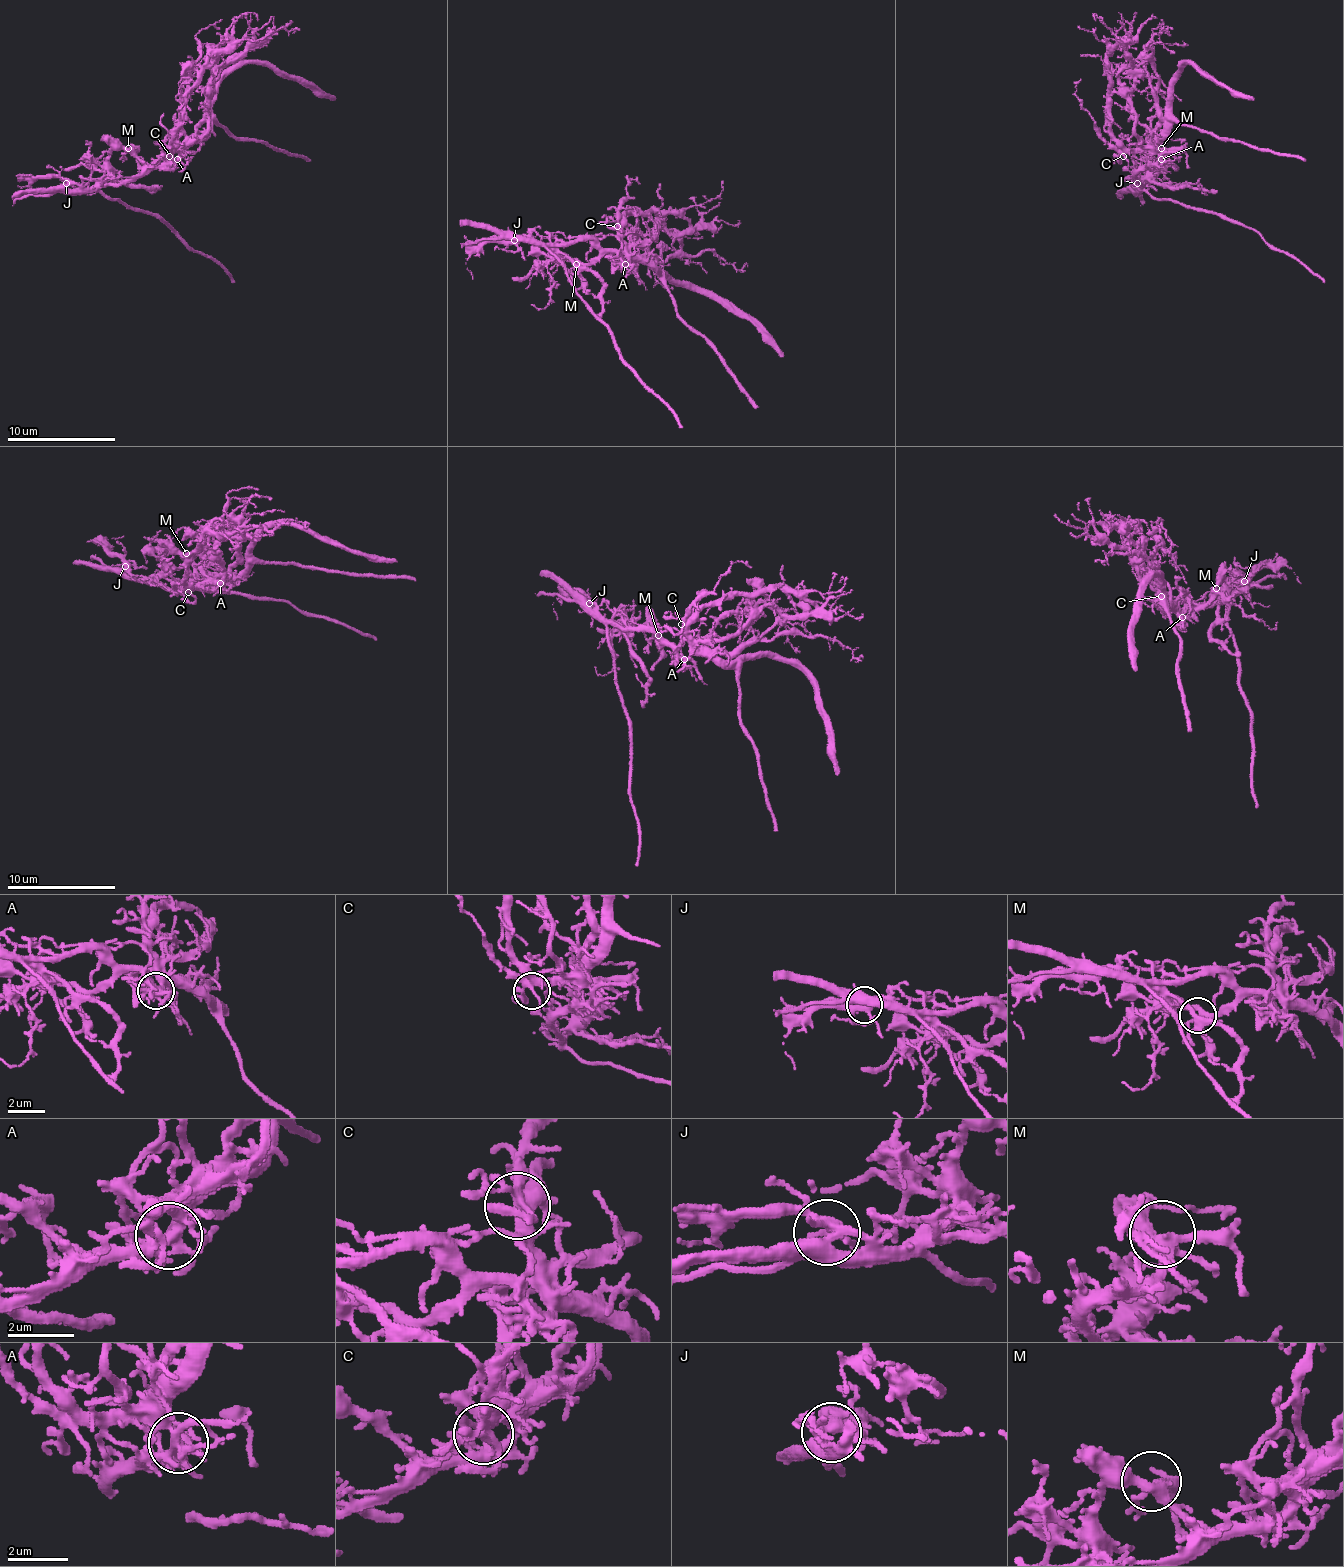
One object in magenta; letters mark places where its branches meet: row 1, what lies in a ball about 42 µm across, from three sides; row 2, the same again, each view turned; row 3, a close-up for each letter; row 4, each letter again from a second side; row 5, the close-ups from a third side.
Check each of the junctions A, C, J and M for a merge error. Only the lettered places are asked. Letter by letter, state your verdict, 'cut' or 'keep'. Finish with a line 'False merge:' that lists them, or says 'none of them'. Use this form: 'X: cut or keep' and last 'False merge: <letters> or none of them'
A: cut
C: keep
J: keep
M: keep
False merge: A

